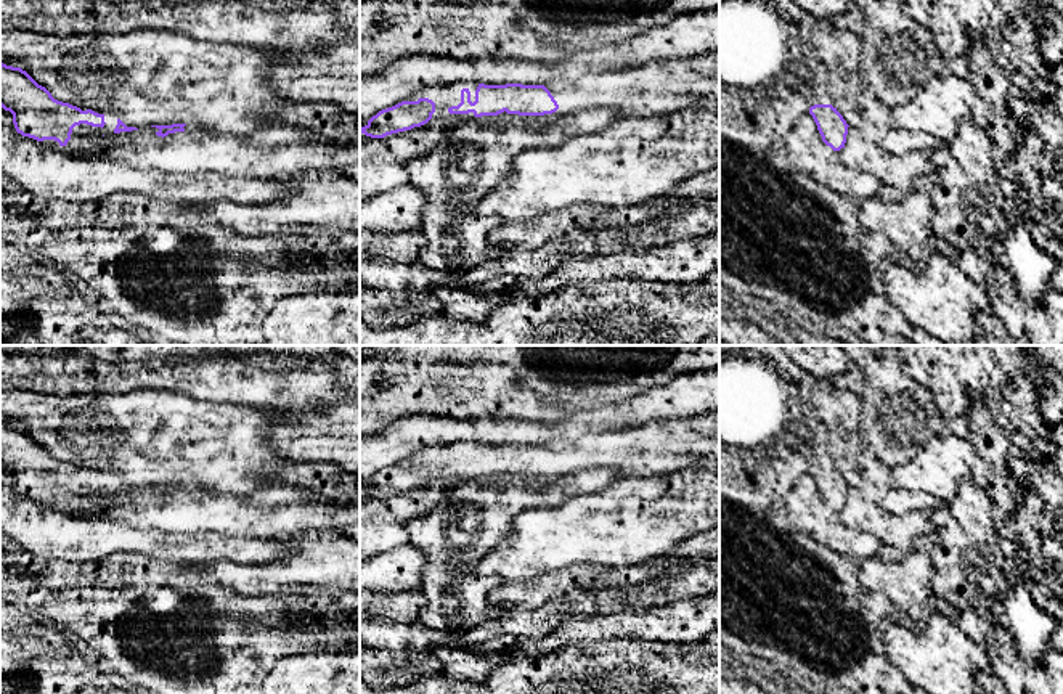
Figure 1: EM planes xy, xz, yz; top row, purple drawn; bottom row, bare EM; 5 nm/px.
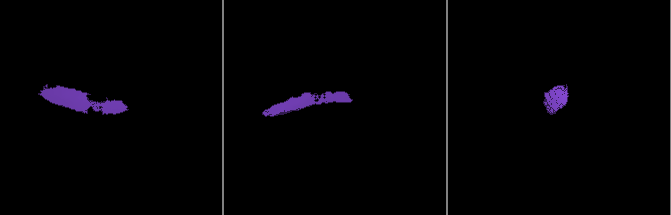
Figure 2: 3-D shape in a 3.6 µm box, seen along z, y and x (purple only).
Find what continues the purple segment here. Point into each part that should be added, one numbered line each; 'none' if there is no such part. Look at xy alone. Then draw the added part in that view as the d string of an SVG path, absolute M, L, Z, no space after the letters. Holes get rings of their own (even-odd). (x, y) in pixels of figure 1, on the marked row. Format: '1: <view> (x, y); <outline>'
1: xy (84, 138); M104 116L104 122L106 124L103 129L92 127L87 124L75 125L72 129L71 140L67 141L66 146L61 146L55 140L43 140L43 141L40 141L40 145L56 149L59 153L66 153L66 154L85 156L85 154L92 153L101 143L103 135L104 137L114 135L117 119Z

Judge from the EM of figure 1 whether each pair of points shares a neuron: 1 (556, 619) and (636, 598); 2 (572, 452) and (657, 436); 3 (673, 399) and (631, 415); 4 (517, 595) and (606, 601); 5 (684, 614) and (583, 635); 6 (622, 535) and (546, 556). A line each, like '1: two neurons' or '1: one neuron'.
1: one neuron
2: one neuron
3: one neuron
4: two neurons
5: one neuron
6: one neuron

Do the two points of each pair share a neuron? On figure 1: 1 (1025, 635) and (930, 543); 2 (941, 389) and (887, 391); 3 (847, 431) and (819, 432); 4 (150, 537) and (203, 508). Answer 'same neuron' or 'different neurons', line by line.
1: same neuron
2: different neurons
3: different neurons
4: different neurons

